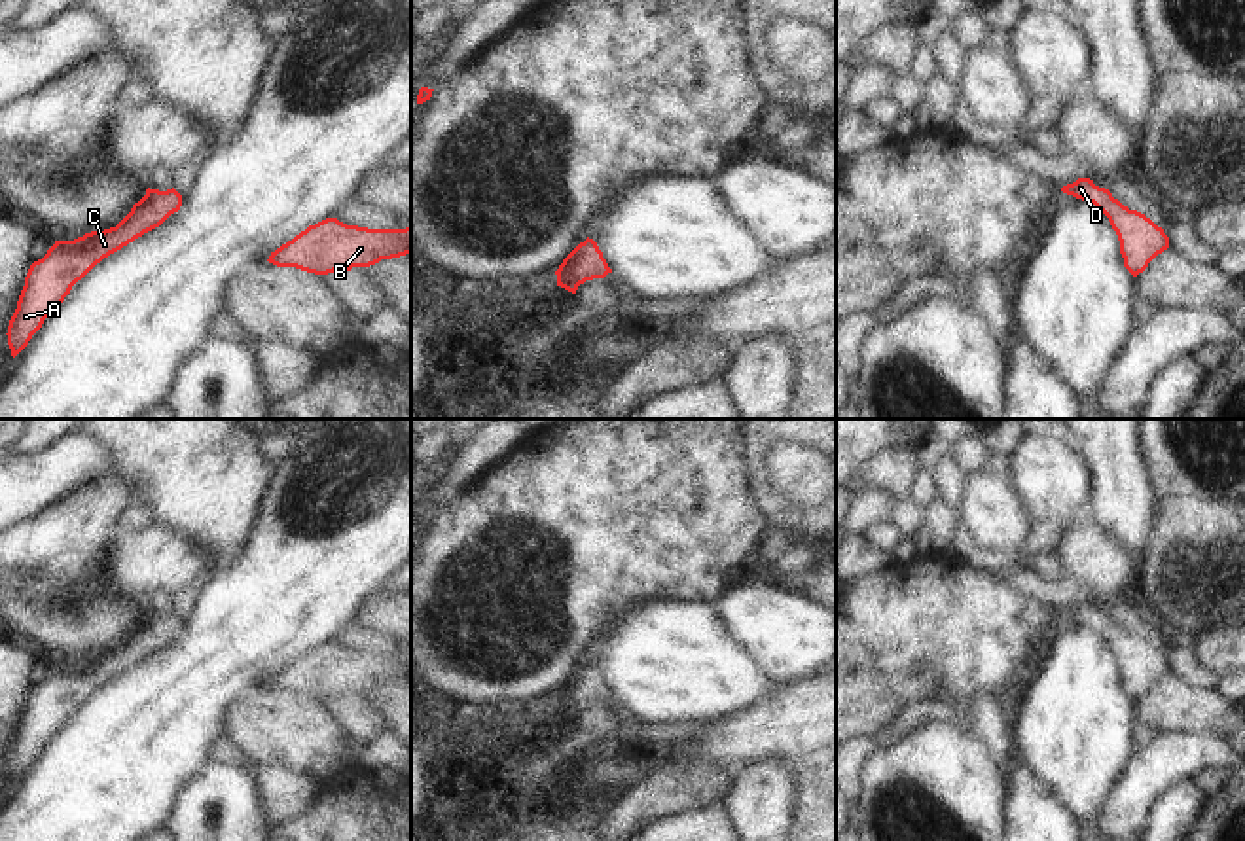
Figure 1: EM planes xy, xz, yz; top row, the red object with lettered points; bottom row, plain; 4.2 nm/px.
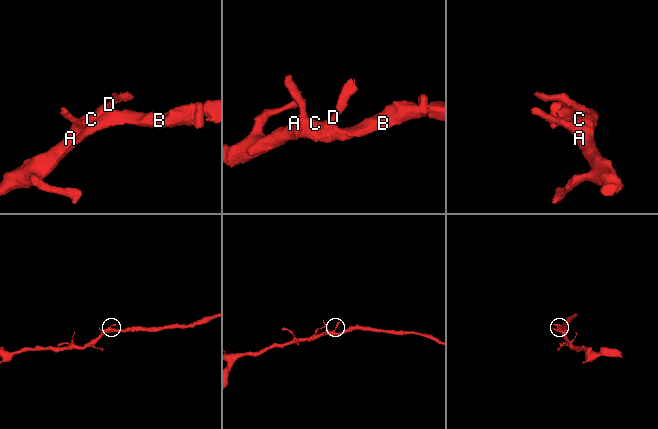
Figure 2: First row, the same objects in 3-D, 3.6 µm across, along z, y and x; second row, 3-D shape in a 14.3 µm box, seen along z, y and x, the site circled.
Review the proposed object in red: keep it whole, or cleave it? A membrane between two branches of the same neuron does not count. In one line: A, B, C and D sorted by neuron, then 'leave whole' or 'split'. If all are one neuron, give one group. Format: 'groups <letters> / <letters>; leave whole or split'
groups A B C D; leave whole

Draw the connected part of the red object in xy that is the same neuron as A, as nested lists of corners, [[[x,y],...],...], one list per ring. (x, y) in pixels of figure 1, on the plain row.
[[[146,614],[131,636],[104,655],[91,655],[74,665],[55,665],[47,678],[34,686],[25,701],[17,733],[8,750],[8,769],[15,782],[42,752],[44,744],[64,725],[72,710],[97,688],[121,674],[144,657],[159,652],[182,631],[182,619]]]

